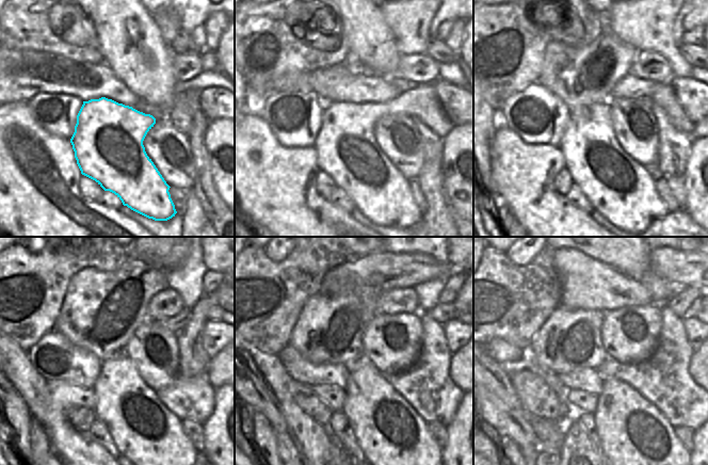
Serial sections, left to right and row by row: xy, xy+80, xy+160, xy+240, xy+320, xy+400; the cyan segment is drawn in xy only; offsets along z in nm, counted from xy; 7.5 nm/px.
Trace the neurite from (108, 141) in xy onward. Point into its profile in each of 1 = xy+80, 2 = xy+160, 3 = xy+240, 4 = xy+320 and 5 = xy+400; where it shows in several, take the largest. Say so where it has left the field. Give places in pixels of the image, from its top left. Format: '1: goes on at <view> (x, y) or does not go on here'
1: goes on at xy+80 (347, 149)
2: goes on at xy+160 (618, 188)
3: goes on at xy+240 (144, 431)
4: goes on at xy+320 (395, 439)
5: goes on at xy+400 (645, 453)

